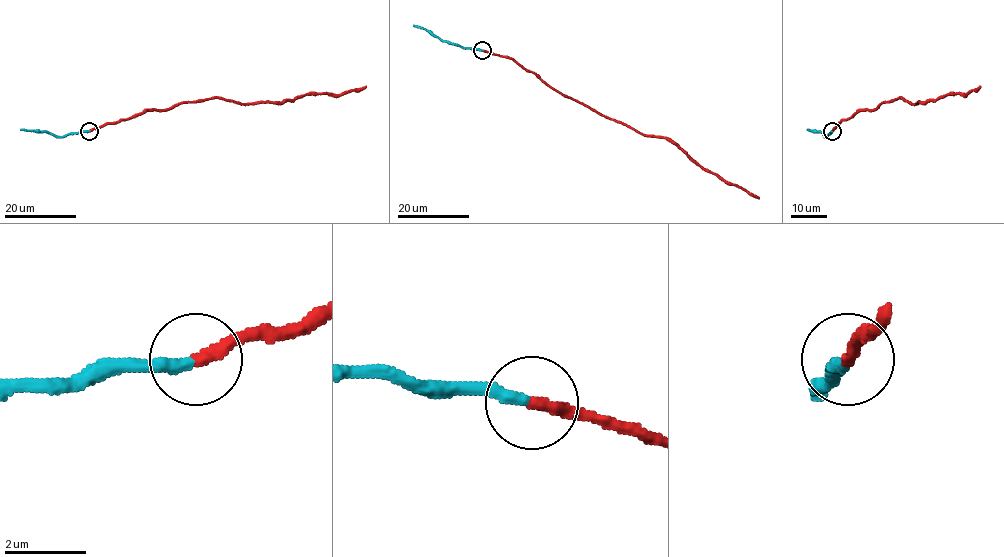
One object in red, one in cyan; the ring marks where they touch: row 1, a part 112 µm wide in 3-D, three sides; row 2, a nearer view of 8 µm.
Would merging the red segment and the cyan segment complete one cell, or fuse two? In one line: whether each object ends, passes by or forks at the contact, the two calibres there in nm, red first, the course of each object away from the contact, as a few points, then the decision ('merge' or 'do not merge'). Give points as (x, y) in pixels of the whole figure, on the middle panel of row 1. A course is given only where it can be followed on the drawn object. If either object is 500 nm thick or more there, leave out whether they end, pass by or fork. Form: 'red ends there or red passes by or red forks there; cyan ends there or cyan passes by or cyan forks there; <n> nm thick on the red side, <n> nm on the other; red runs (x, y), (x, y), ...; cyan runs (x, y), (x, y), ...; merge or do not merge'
red ends there; cyan ends there; 300 nm thick on the red side, 280 nm on the other; red runs (482, 50), (513, 58), (558, 91), (639, 133), (670, 138), (703, 168), (758, 198); cyan runs (482, 50), (449, 44), (413, 25); do not merge

